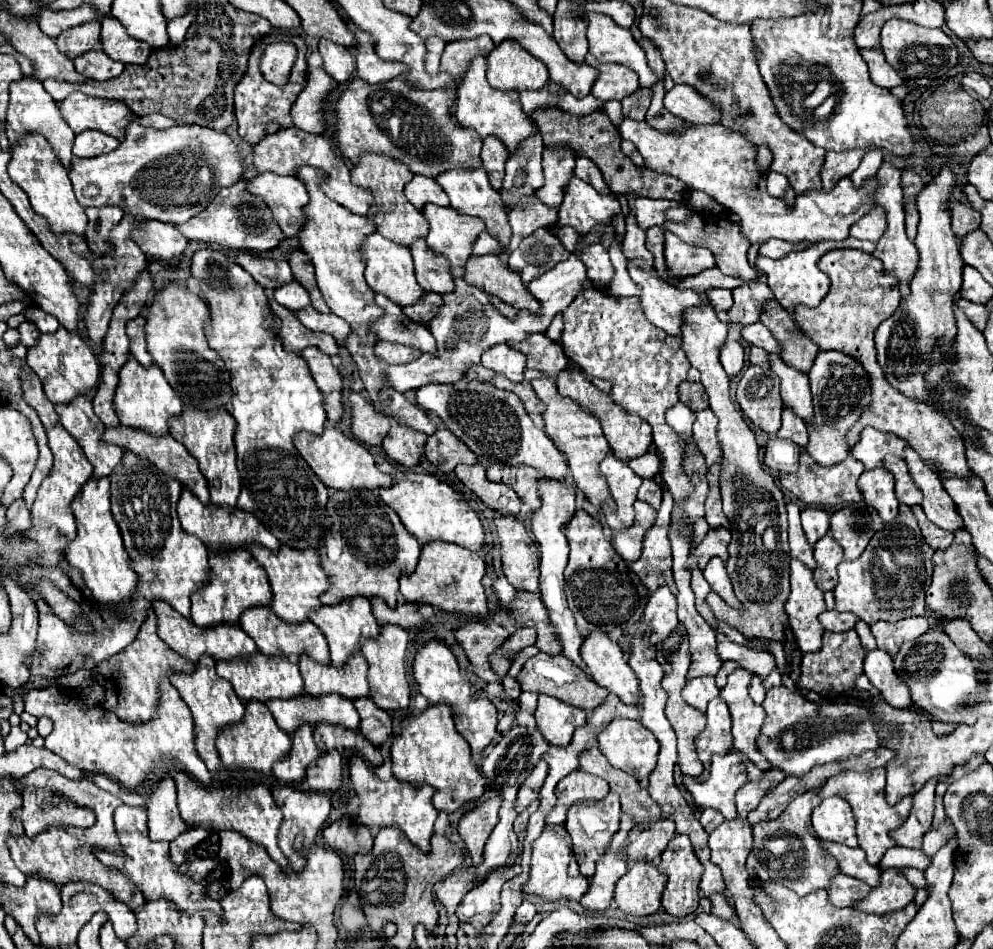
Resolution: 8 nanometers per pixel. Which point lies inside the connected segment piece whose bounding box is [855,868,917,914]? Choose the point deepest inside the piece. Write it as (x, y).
(895, 891)

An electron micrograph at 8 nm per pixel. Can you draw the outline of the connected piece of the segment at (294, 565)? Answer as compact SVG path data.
M247 544L247 550L253 554L253 558L267 570L269 584L271 584L271 610L285 622L303 622L307 620L309 610L317 610L321 606L319 594L323 594L329 588L329 578L319 568L319 554L313 548L307 550L293 550L287 544L281 544L279 552L273 554L269 548L263 548L261 544Z

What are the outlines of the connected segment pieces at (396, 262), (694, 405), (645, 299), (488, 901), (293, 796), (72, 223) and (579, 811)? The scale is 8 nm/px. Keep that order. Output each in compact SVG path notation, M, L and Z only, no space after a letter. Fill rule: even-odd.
M373 232L371 236L367 236L367 242L363 244L361 252L367 260L365 280L377 294L387 296L391 302L395 302L397 306L403 306L403 308L413 306L413 304L419 302L419 298L423 296L423 288L417 284L413 258L411 258L409 248L383 238L379 232Z
M683 382L679 386L679 398L683 404L687 404L693 412L705 410L709 408L709 400L707 400L707 392L703 388L703 384L695 384L695 382Z
M629 262L629 274L633 282L641 286L639 300L647 320L671 336L681 336L685 310L703 304L699 294L693 290L679 290L655 278L651 272L645 272L635 262Z
M495 870L491 872L481 886L475 886L457 908L457 918L475 926L479 932L495 918L499 912L499 894L507 880L515 878L521 870Z
M283 784L283 786L273 786L273 798L275 798L275 804L283 812L283 822L281 822L281 830L279 830L279 848L283 850L287 860L291 862L293 870L299 872L305 858L299 852L295 852L295 848L293 848L295 836L301 832L305 836L307 846L315 844L319 830L323 830L323 826L327 824L327 818L329 818L329 808L331 808L329 796L325 792L303 792L303 790L293 788L291 784Z
M27 134L19 140L19 144L11 146L11 160L9 160L9 176L15 184L19 184L25 194L31 200L31 206L37 214L43 214L49 222L49 226L61 234L61 232L77 232L83 236L85 226L87 226L87 216L85 216L85 208L79 206L73 188L71 188L71 180L67 176L67 168L63 168L63 164L59 164L59 158L55 156L55 152L51 152L51 146L47 144L47 140L43 140L43 136L39 134Z
M609 794L605 800L601 800L599 804L591 804L591 802L579 802L573 804L569 814L567 814L567 822L565 828L573 840L573 854L579 862L579 870L585 878L591 878L595 874L595 864L601 860L601 856L605 854L613 834L619 828L619 816L621 816L621 806L619 806L619 798L615 794Z

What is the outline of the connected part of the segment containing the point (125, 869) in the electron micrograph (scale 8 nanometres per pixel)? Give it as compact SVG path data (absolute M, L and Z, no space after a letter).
M121 804L115 810L115 830L119 836L119 844L123 848L123 856L111 854L111 852L101 852L95 848L95 856L111 868L121 870L125 876L129 876L137 886L143 890L145 900L157 900L157 898L167 898L171 900L181 912L185 914L197 914L197 912L221 912L221 904L217 900L207 898L207 892L203 890L201 884L193 882L189 876L183 876L183 872L171 862L169 858L169 842L153 842L147 832L147 810L143 806L127 806Z

